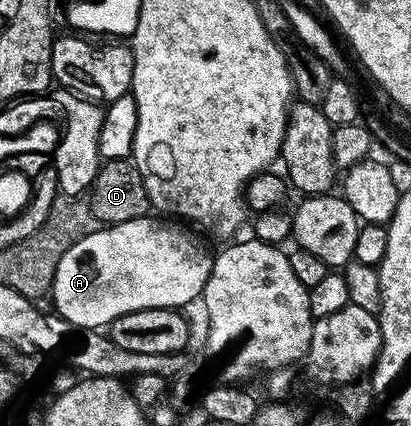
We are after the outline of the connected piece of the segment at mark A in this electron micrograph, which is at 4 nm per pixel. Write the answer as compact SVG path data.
M145 216L139 220L101 227L67 249L58 261L49 294L53 299L54 312L82 329L101 329L110 326L113 319L133 311L181 309L194 298L196 300L202 294L212 269L212 254L210 251L208 253L202 241L193 233L194 230L185 232L178 222L153 218Z

